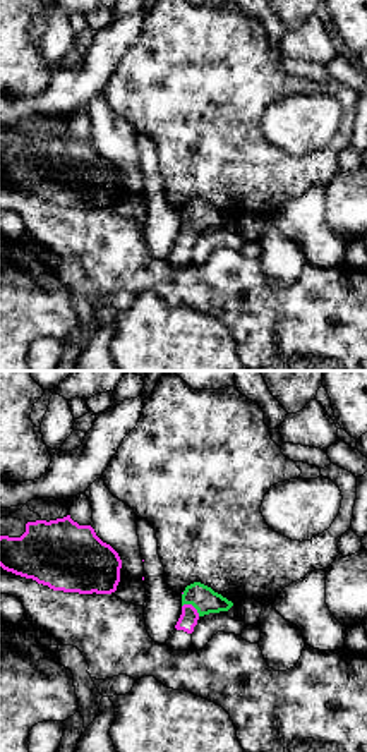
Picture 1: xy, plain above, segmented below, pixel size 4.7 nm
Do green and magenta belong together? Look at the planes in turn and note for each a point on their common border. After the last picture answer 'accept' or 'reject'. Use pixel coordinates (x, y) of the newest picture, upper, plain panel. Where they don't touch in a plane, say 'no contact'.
(192, 220)

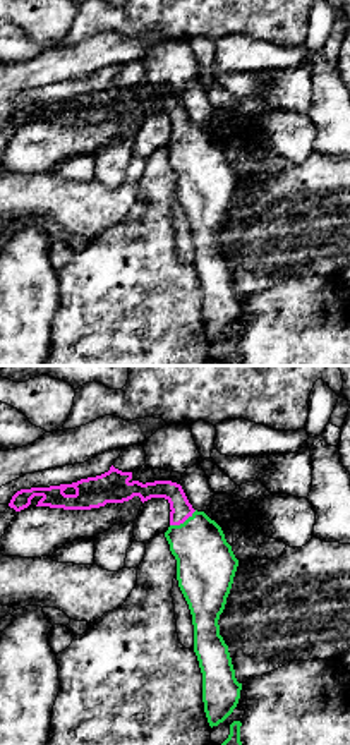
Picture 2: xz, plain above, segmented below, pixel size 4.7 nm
(184, 138)

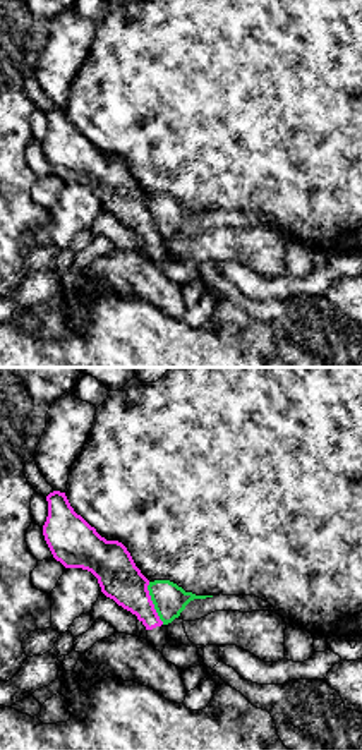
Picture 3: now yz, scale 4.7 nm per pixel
(153, 218)

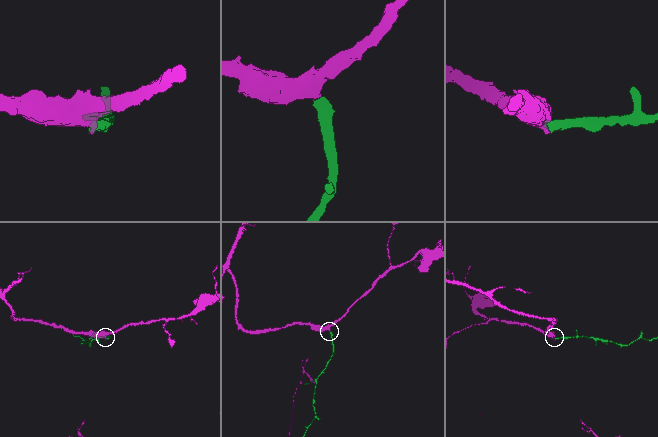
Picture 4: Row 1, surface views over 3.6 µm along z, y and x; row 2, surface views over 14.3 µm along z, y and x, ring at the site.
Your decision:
accept

